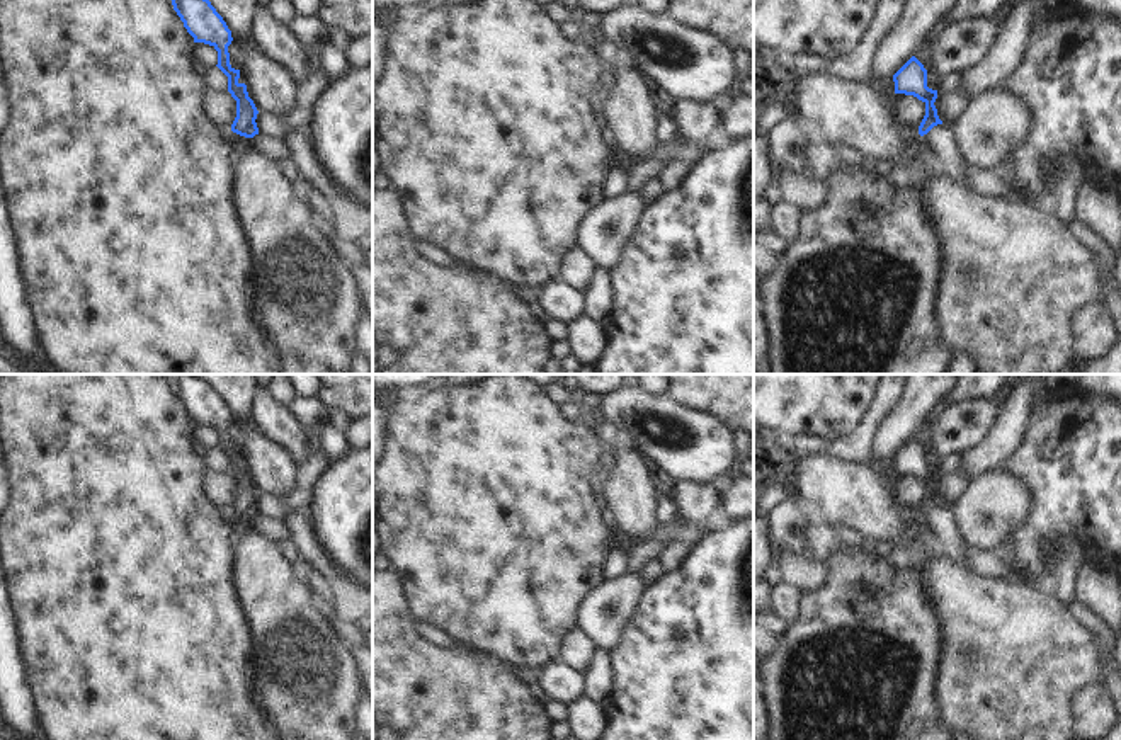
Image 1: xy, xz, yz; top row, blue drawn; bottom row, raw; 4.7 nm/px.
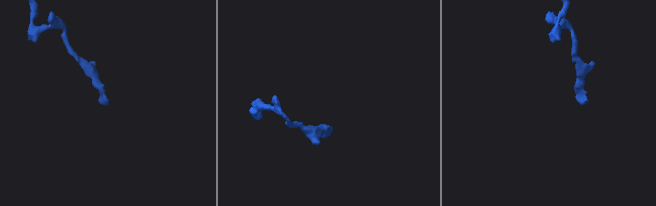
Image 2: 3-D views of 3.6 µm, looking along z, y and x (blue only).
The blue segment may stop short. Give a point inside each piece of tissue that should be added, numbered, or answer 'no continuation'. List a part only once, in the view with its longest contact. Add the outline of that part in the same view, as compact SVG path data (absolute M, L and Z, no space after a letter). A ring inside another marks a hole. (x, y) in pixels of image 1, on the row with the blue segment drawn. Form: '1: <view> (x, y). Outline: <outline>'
1: yz (938, 148). Outline: M934 126L927 134L912 143L912 151L920 155L934 174L944 174L951 180L963 184L965 158L954 139L954 128Z

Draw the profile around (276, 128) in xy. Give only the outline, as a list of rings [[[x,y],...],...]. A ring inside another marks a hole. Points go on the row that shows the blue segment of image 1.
[[[320,68],[315,75],[304,77],[296,83],[294,104],[282,117],[270,114],[257,114],[259,134],[265,134],[276,141],[281,141],[287,133],[301,124],[308,124],[311,117],[311,105],[316,97],[328,87],[328,75]]]

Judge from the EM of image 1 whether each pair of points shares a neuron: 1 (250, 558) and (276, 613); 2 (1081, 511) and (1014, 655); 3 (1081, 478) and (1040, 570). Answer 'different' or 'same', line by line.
1: same
2: different
3: same

